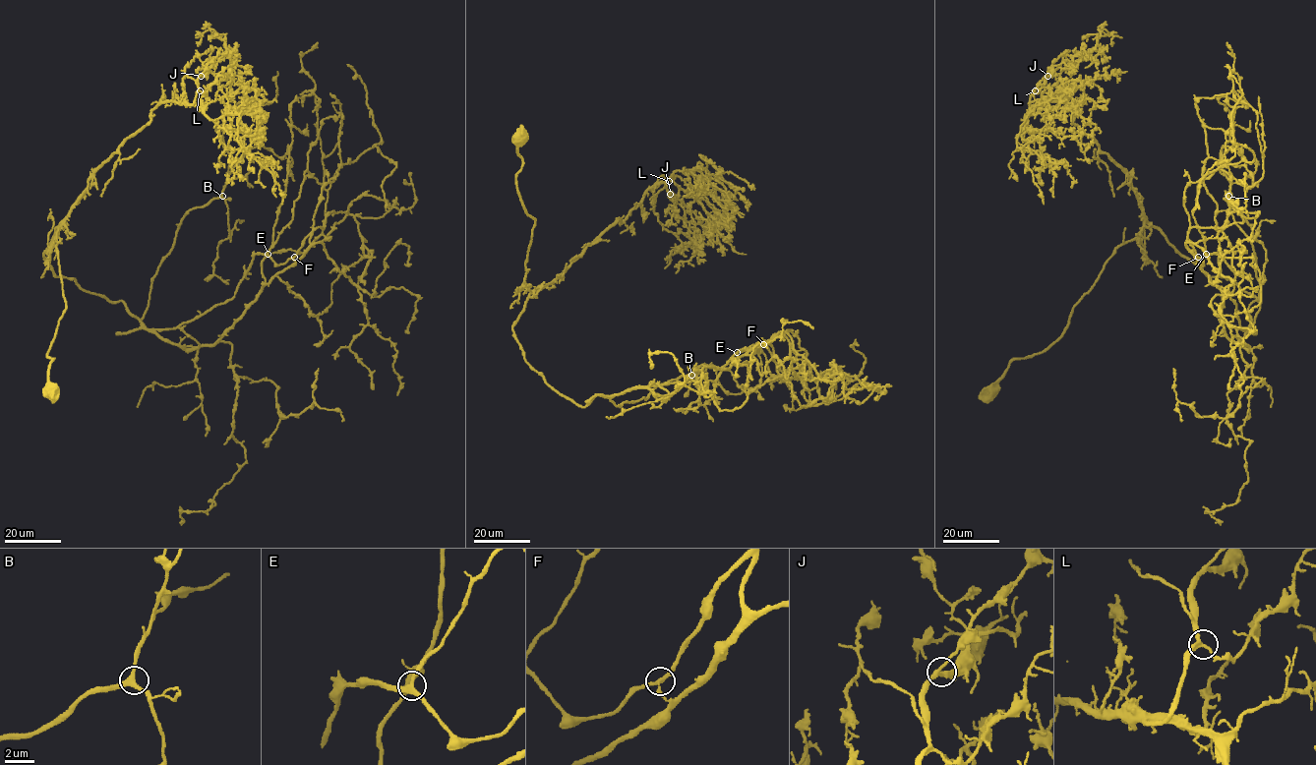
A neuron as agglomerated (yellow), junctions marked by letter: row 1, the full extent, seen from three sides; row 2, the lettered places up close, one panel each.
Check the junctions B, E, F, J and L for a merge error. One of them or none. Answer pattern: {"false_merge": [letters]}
{"false_merge": ["F"]}

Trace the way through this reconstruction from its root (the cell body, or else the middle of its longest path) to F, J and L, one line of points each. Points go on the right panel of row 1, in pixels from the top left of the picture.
F: (989, 392), (1013, 360), (1061, 336), (1146, 220), (1260, 302), (1248, 328), (1230, 267), (1220, 254), (1198, 258)
J: (989, 392), (1061, 336), (1145, 226), (1130, 178), (1077, 112), (1029, 103), (1047, 76)
L: (989, 392), (1013, 360), (1061, 336), (1106, 260), (1145, 226), (1128, 175), (1070, 105), (1030, 105), (1035, 90)

